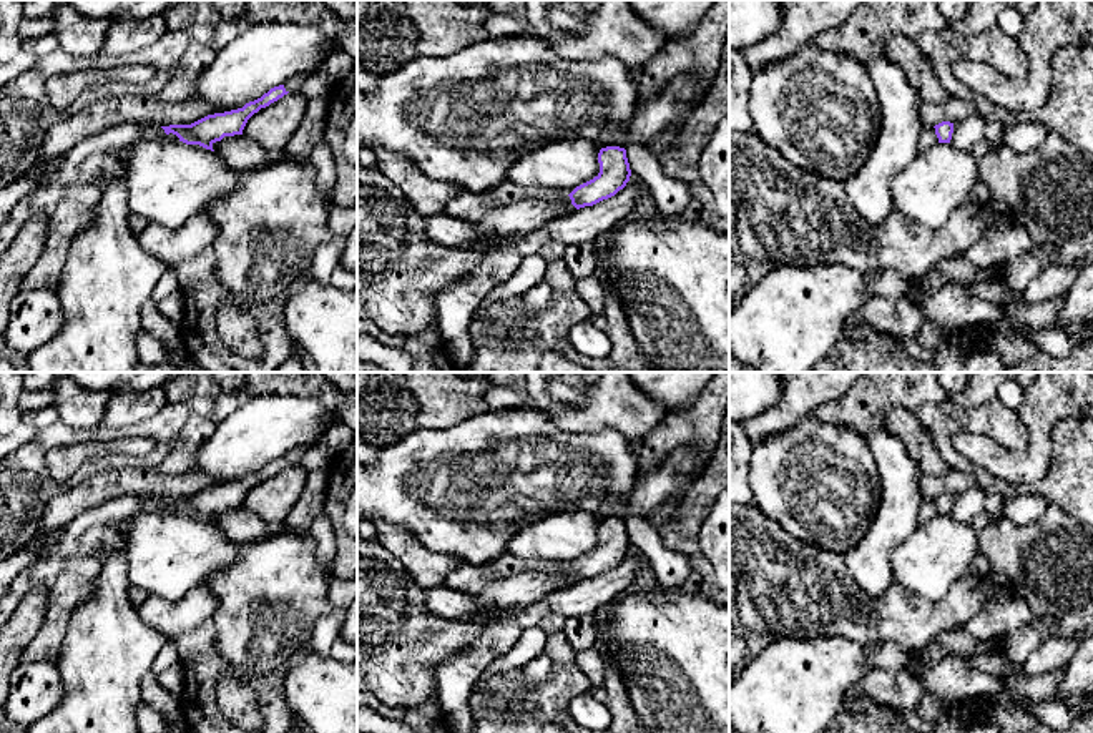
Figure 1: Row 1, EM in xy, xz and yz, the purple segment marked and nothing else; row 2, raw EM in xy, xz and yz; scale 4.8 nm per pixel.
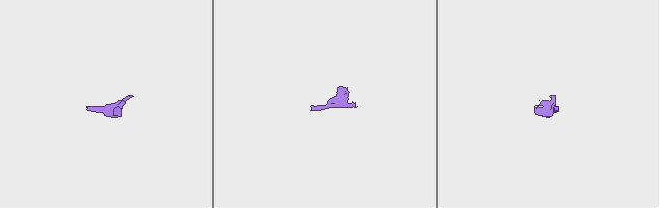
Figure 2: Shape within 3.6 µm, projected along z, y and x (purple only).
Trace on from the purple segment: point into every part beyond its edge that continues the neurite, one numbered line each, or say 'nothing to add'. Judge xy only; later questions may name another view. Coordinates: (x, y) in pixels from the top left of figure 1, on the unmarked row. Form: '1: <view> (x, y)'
1: xy (293, 457)
2: xy (95, 532)

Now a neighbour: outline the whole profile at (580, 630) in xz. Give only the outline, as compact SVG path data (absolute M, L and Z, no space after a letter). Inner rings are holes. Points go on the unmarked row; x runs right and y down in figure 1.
M573 615L561 630L575 652L595 647L596 623L593 615Z

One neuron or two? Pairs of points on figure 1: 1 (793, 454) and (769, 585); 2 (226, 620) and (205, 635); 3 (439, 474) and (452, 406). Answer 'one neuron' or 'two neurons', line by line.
1: two neurons
2: two neurons
3: two neurons

